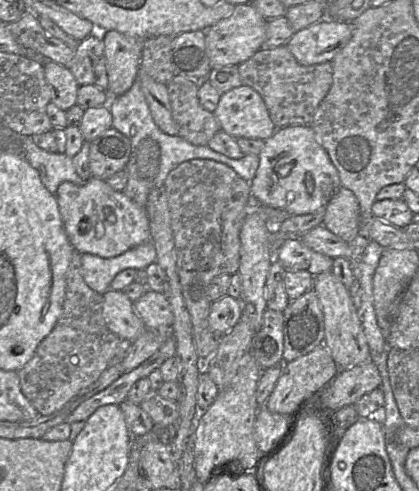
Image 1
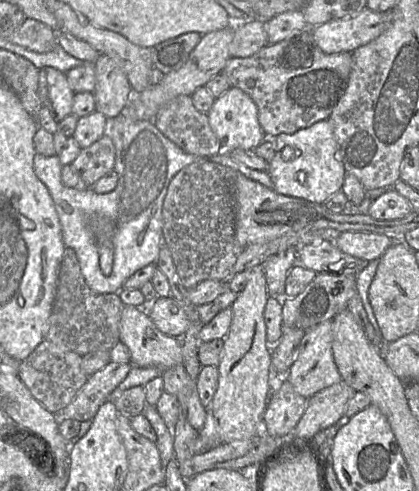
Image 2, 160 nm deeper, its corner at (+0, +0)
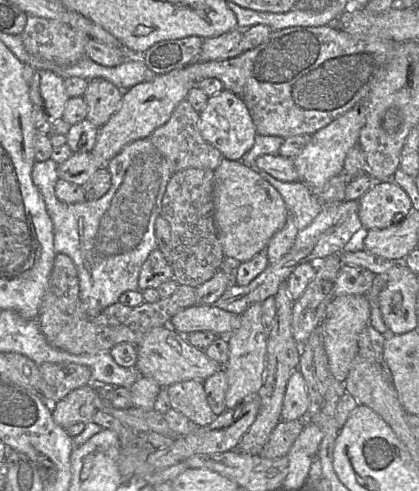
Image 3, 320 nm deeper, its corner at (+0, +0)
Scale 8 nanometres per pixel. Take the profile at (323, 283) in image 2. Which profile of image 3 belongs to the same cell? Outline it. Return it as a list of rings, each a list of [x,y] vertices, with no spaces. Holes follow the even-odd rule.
[[[342,265],[335,287],[334,297],[342,295],[365,295],[371,288],[375,274],[356,265]]]

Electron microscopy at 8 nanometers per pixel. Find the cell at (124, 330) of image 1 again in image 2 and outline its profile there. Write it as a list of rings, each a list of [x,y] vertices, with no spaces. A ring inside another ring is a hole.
[[[125,305],[121,313],[119,331],[120,341],[129,348],[132,365],[157,367],[165,371],[175,365],[182,364],[183,355],[180,339],[162,333],[144,308]]]

